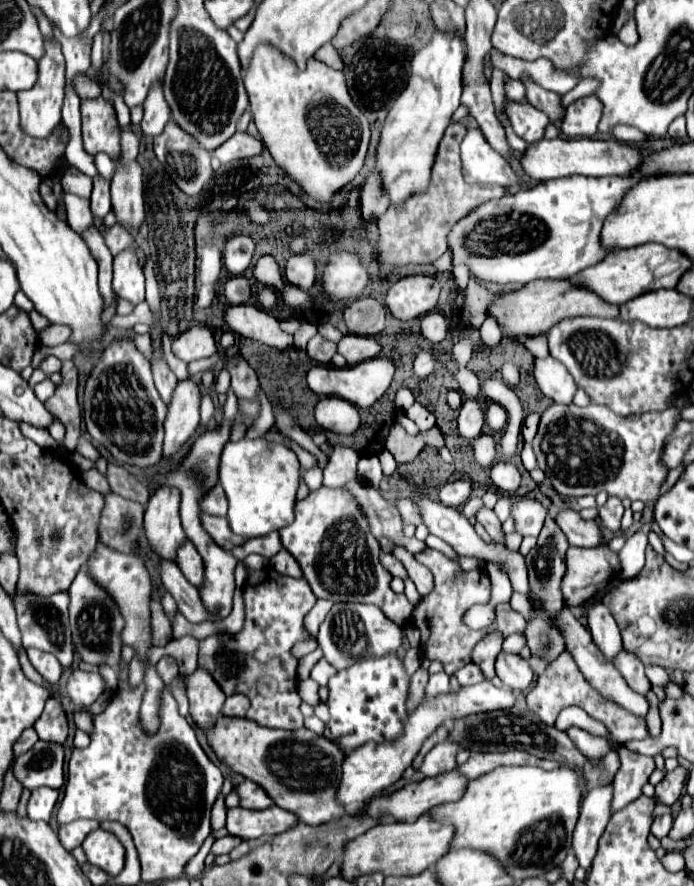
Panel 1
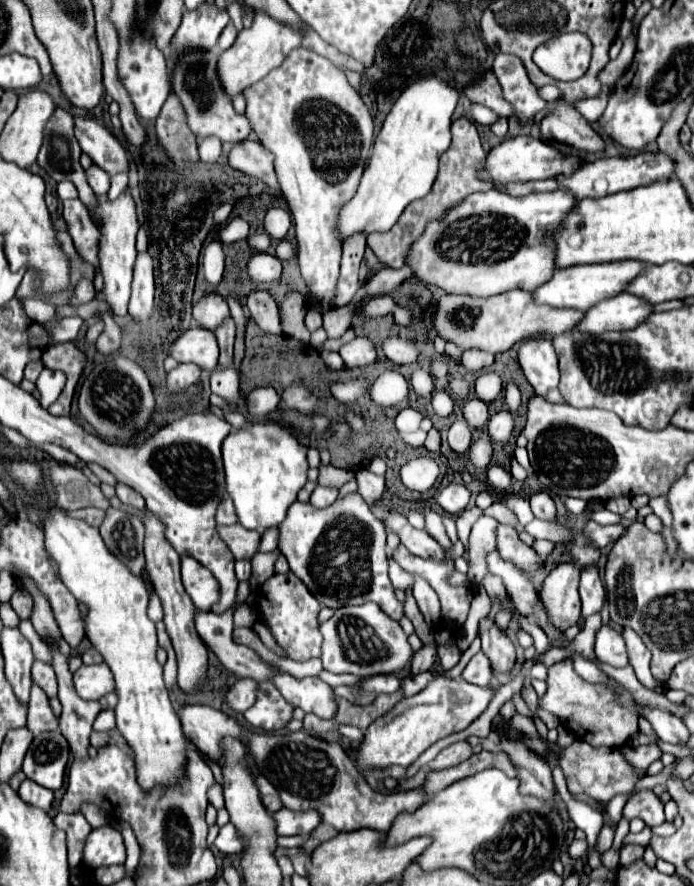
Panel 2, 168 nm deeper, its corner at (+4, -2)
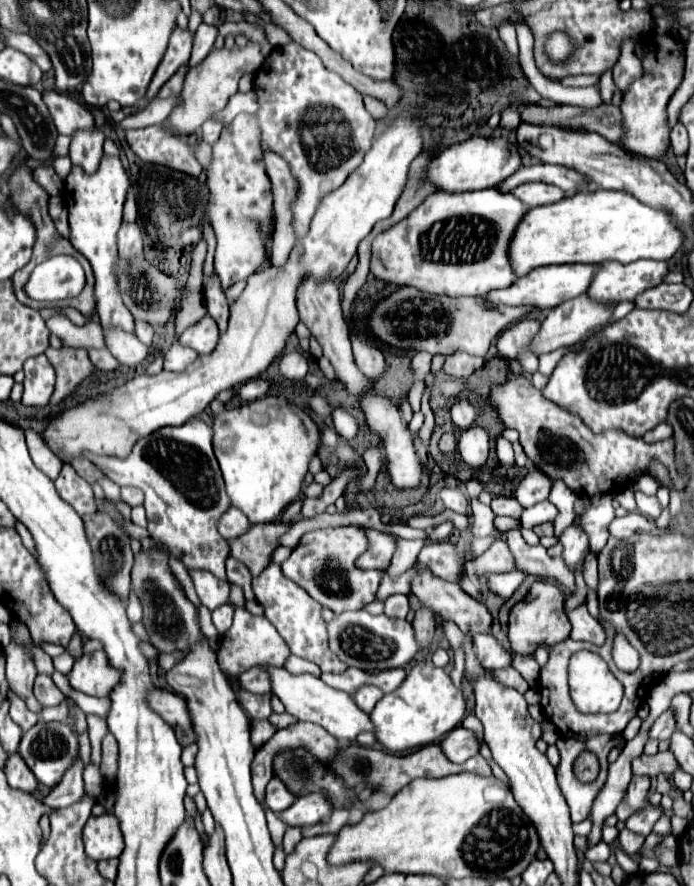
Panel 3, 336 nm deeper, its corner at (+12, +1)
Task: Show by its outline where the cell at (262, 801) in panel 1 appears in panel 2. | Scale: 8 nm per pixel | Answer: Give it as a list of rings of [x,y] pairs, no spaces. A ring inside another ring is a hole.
[[[259,776],[259,778],[257,778],[257,786],[259,786],[259,792],[261,792],[263,804],[267,806],[267,810],[269,810],[271,814],[283,808],[281,798],[279,798],[279,792],[271,786],[271,782],[269,782],[265,776]]]

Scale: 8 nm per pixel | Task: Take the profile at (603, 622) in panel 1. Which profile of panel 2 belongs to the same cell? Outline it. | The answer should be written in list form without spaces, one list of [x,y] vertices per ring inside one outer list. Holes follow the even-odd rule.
[[[585,564],[581,570],[581,582],[579,582],[579,594],[583,602],[583,616],[591,616],[593,612],[601,610],[605,600],[605,586],[599,578],[597,564]]]

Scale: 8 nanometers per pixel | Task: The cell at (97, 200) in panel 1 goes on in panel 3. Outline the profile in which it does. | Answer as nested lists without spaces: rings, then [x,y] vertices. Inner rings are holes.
[[[97,127],[93,131],[77,131],[71,137],[71,163],[93,175],[103,157],[103,139],[105,135]]]

